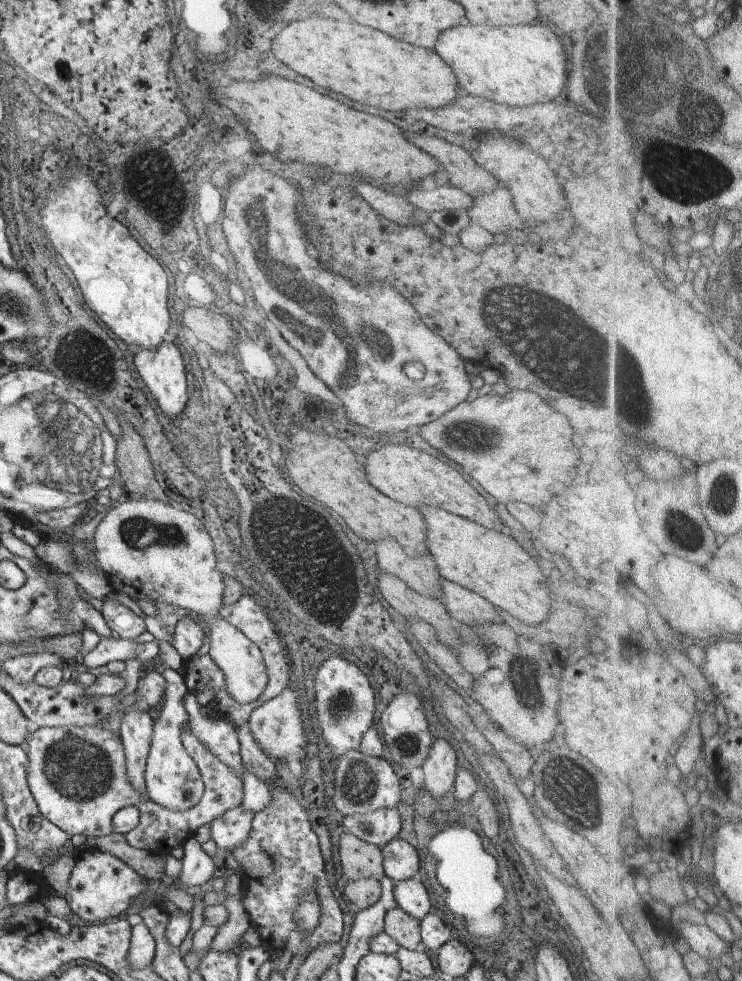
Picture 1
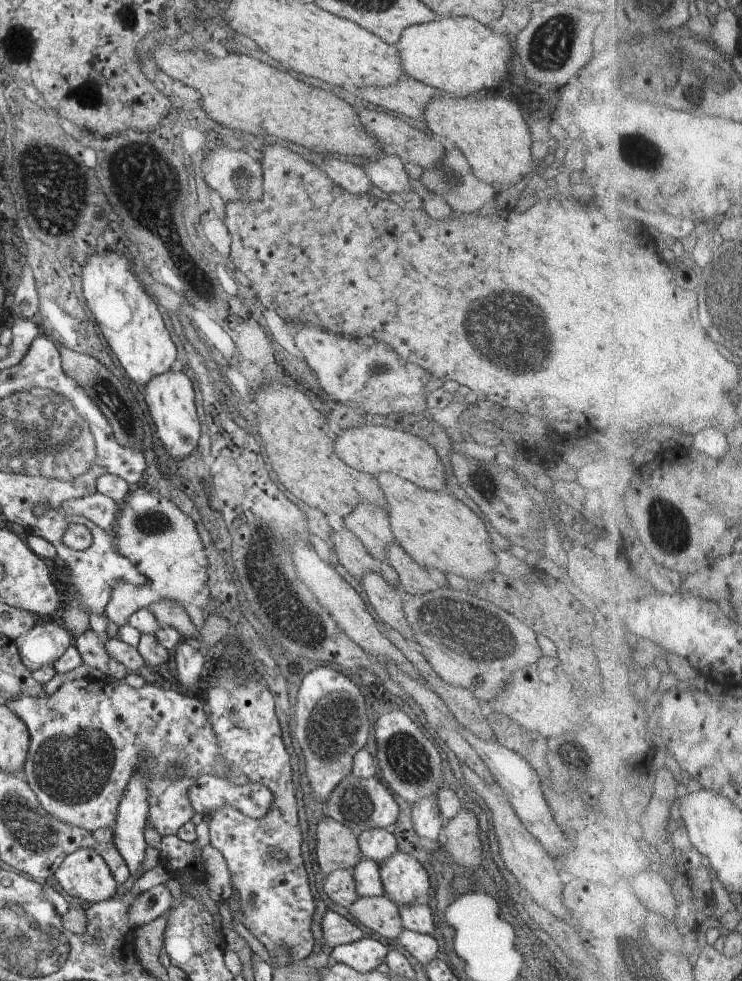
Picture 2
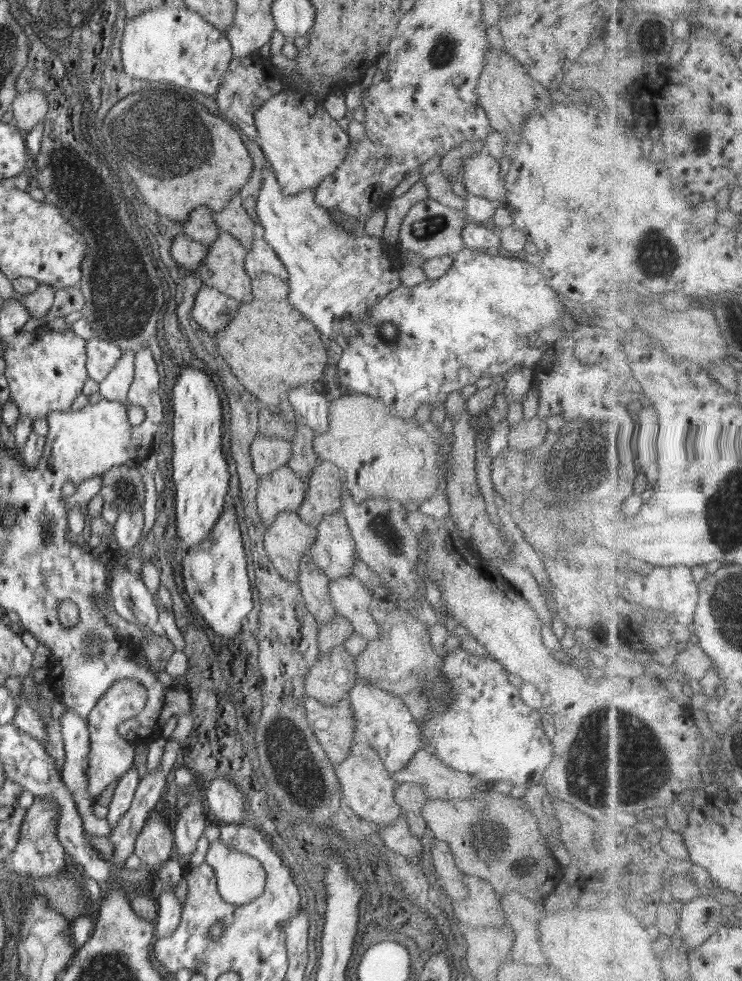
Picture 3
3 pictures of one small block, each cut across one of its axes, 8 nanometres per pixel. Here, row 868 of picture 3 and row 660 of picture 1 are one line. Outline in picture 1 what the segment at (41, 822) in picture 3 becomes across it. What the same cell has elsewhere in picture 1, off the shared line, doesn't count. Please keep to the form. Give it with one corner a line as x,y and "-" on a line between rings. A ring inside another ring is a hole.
38,652
38,654
20,654
16,658
10,658
2,663
2,668
8,676
18,684
28,684
35,680
34,676
42,668
56,666
64,663
58,654
52,652

